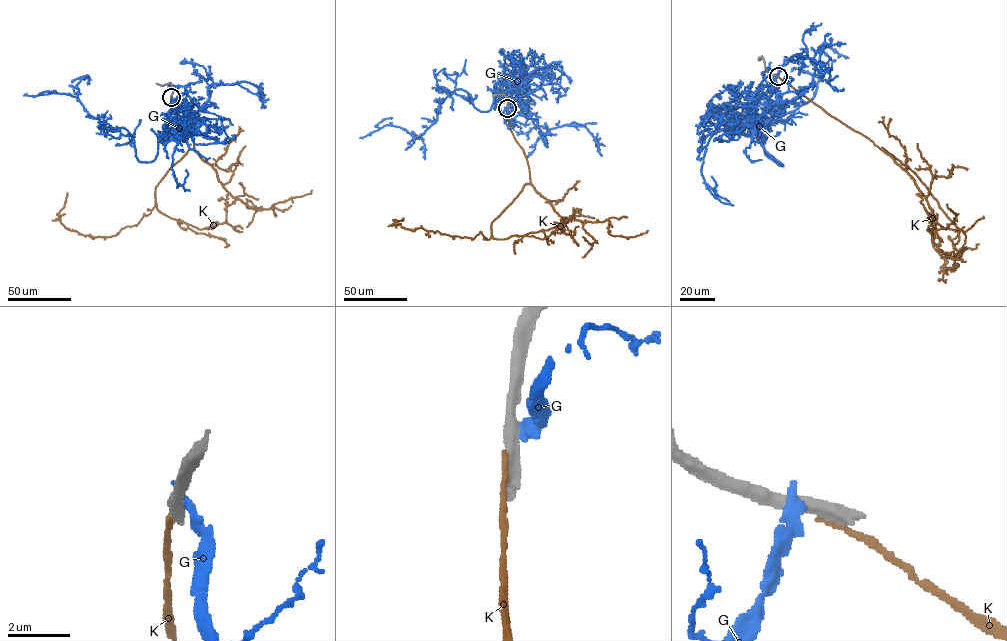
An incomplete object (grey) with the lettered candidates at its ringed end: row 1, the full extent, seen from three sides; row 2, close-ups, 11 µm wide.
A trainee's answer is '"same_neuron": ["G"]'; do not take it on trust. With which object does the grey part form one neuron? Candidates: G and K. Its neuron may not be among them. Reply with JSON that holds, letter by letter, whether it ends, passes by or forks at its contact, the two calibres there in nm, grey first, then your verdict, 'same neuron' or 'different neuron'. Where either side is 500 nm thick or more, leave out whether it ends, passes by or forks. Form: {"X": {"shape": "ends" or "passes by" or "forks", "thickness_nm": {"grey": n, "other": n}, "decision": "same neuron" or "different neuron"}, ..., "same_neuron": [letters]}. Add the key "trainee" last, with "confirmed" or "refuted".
{"G": {"shape": "ends", "thickness_nm": {"grey": 380, "other": 360}, "decision": "different neuron"}, "K": {"thickness_nm": {"grey": 550, "other": 200}, "decision": "different neuron"}, "same_neuron": [], "trainee": "refuted"}

